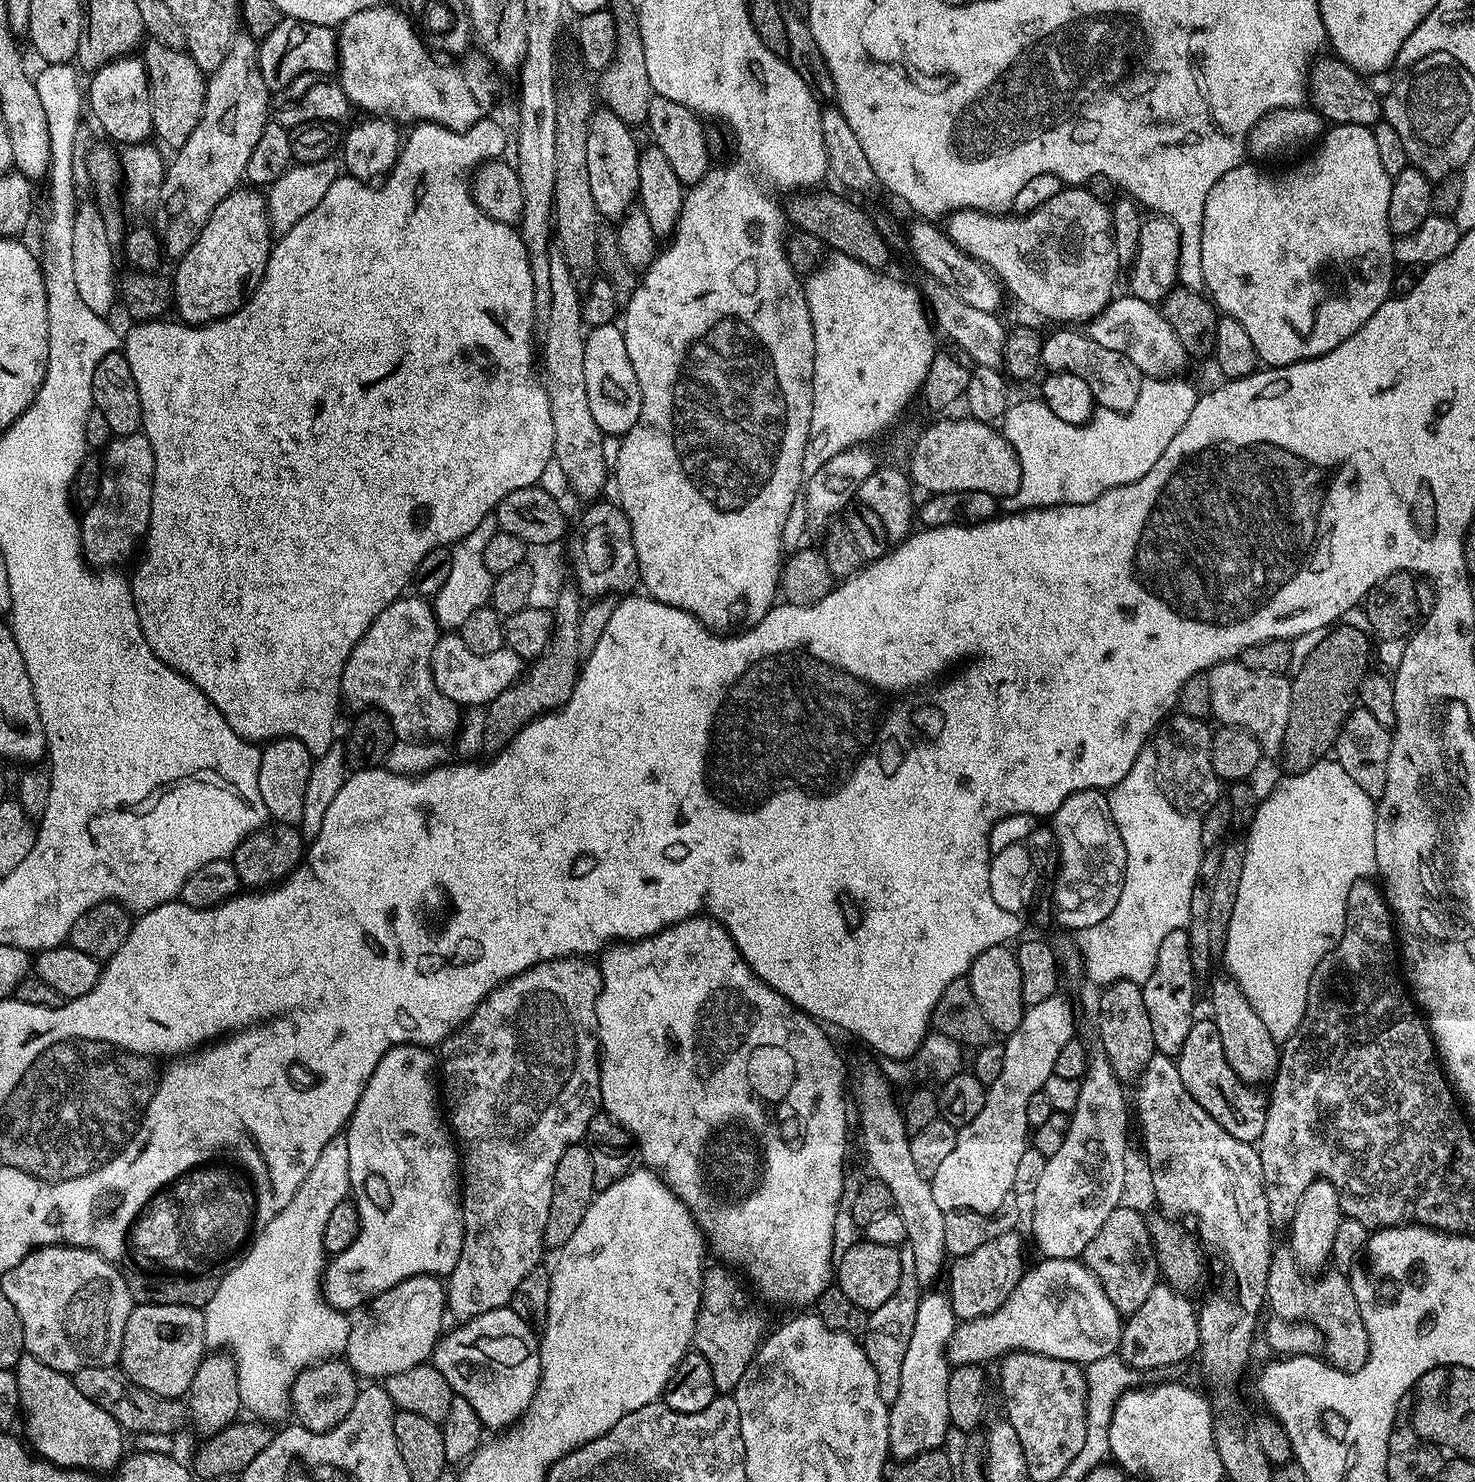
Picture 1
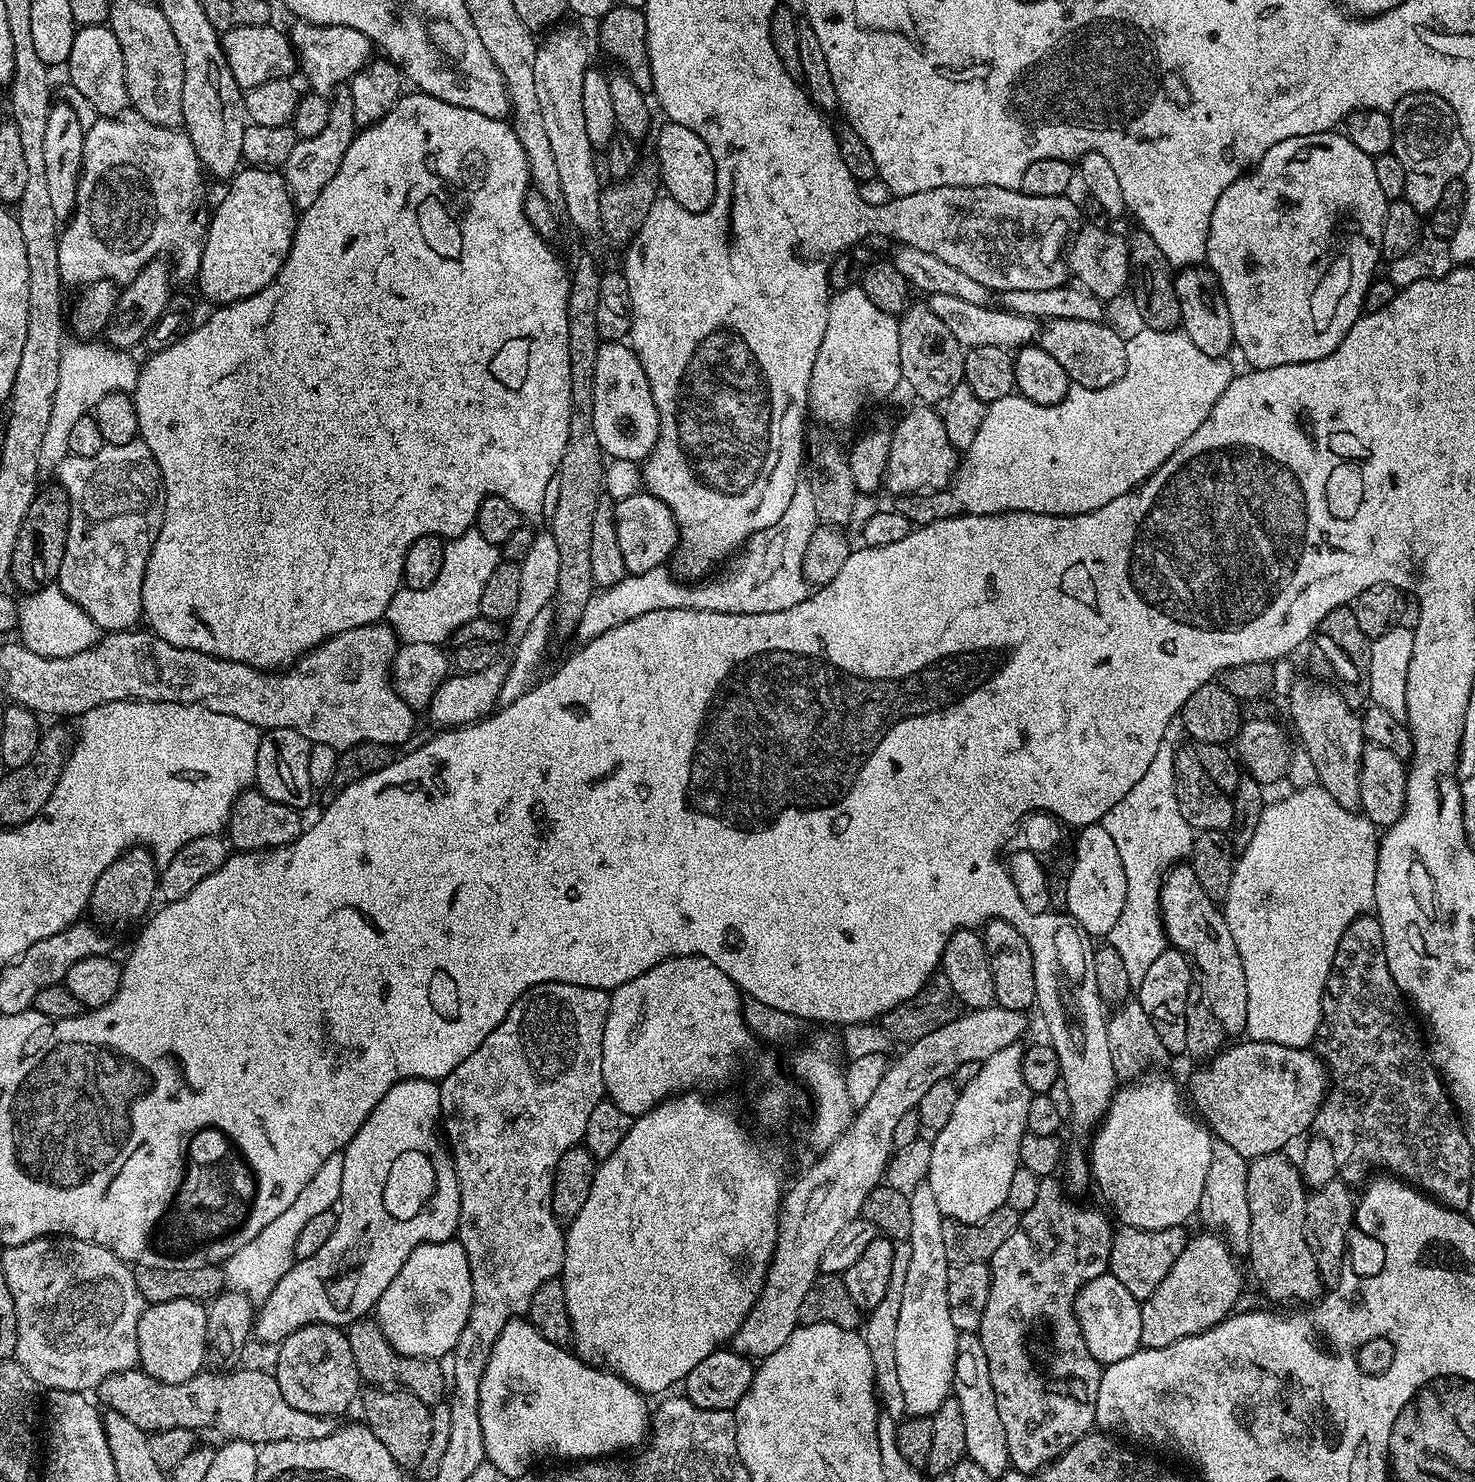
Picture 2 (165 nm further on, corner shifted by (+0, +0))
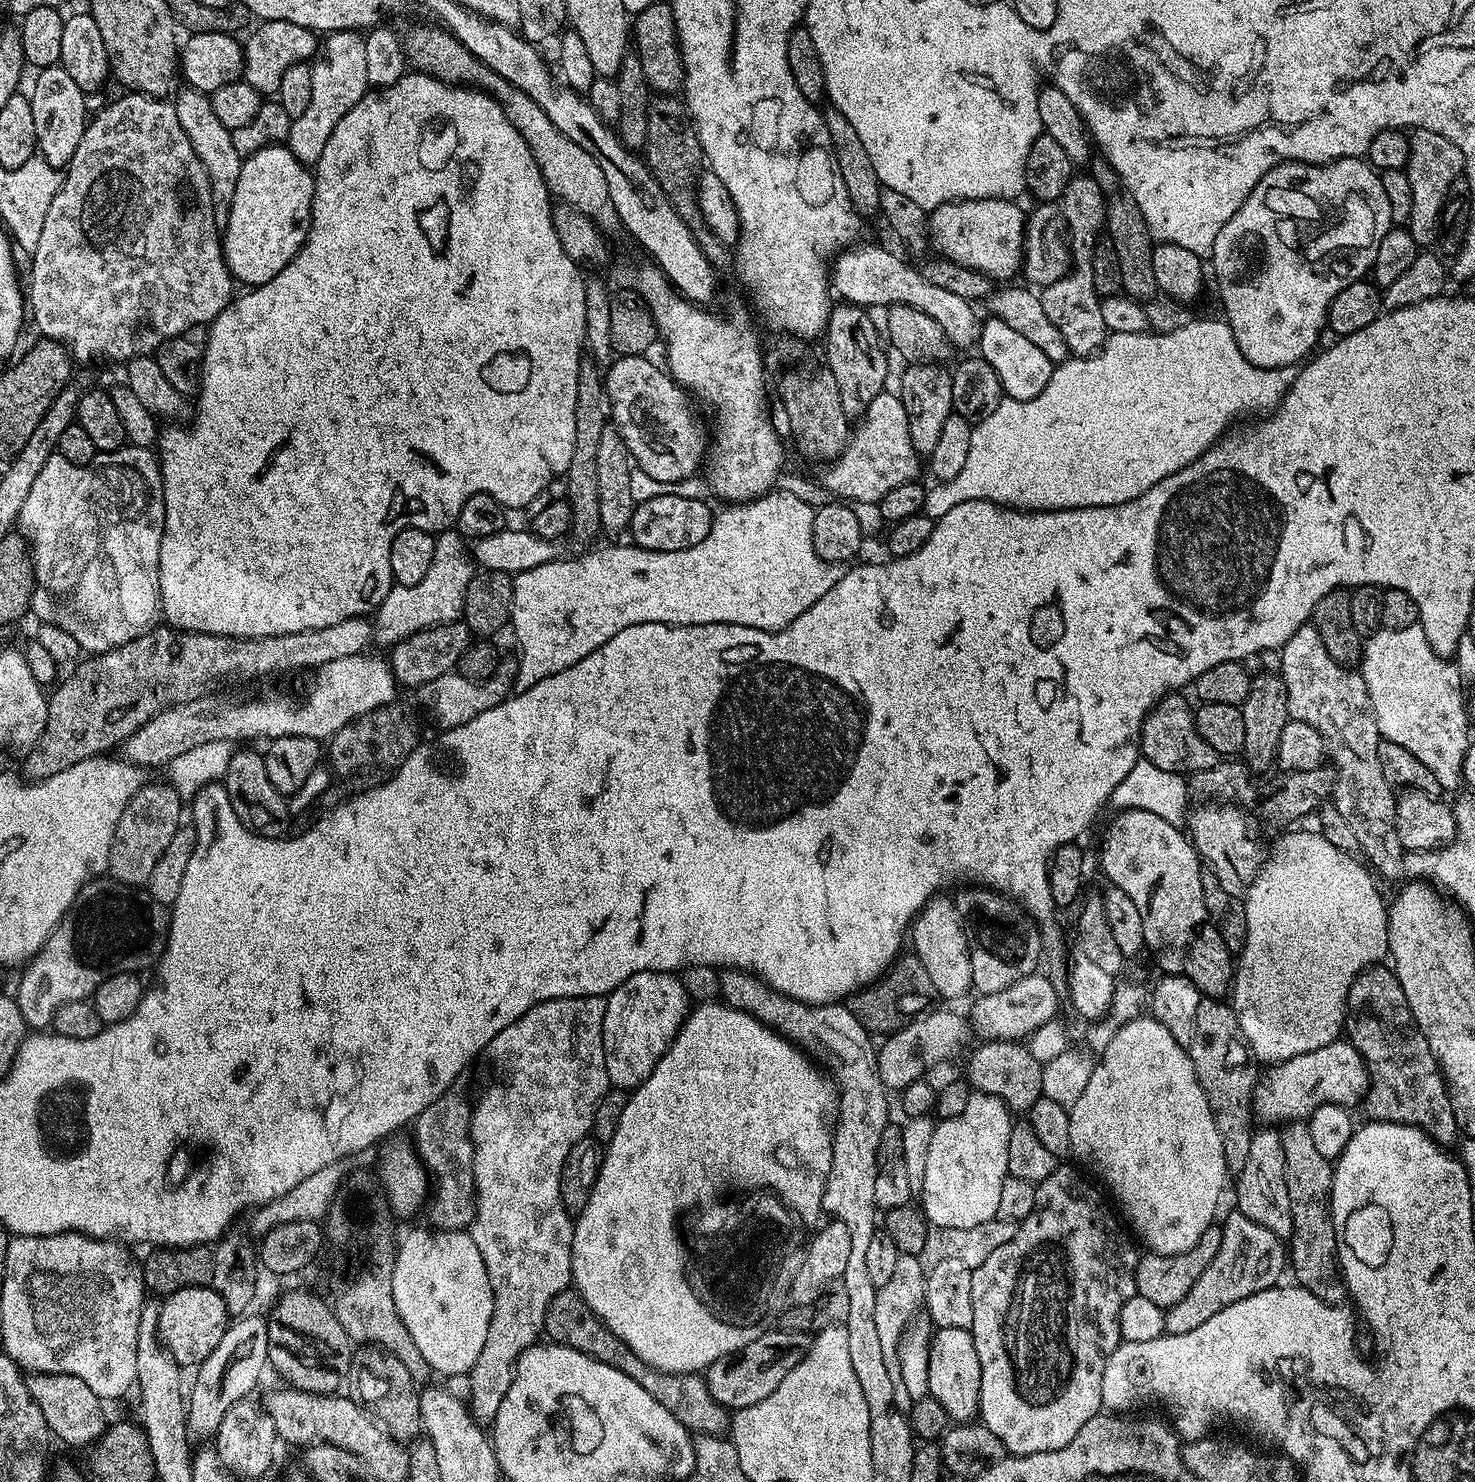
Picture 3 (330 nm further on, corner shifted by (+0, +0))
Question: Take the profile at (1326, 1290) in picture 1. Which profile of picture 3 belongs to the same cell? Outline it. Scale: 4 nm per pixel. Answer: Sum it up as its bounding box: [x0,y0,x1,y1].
[1235,1126,1292,1238]

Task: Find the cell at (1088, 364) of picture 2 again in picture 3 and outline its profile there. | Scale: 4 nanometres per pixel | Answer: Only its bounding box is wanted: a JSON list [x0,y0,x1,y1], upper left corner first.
[1039,174,1109,358]

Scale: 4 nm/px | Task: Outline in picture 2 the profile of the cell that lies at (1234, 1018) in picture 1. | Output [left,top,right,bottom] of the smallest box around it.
[1160,862,1246,1034]

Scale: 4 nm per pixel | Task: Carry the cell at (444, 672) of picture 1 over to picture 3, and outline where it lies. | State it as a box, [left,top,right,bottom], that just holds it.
[123,655,398,770]

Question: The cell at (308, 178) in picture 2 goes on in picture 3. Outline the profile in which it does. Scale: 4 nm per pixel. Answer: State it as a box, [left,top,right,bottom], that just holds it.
[286,30,369,166]

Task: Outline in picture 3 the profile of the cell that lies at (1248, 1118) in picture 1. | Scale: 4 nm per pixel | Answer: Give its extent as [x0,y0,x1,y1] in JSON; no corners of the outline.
[1252,1038,1368,1126]

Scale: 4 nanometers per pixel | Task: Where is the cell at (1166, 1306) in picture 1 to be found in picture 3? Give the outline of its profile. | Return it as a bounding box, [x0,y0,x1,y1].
[1164,1210,1286,1336]

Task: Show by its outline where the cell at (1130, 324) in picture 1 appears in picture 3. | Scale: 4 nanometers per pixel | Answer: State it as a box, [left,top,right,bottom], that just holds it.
[830,243,982,349]

